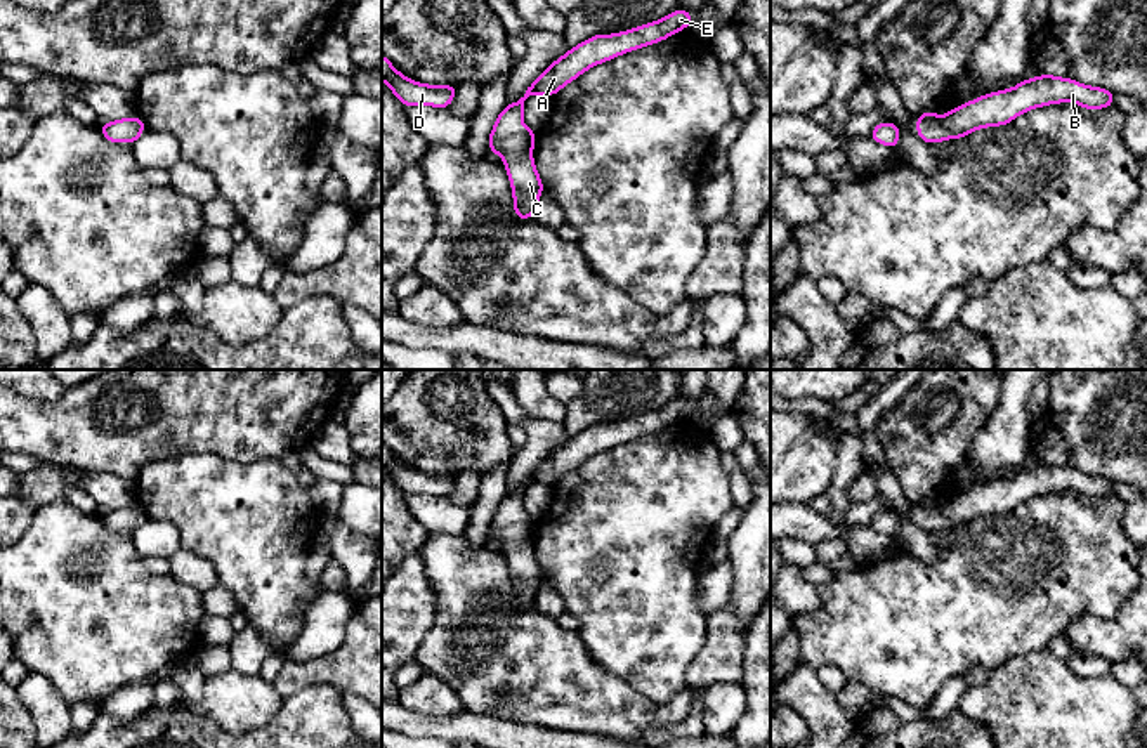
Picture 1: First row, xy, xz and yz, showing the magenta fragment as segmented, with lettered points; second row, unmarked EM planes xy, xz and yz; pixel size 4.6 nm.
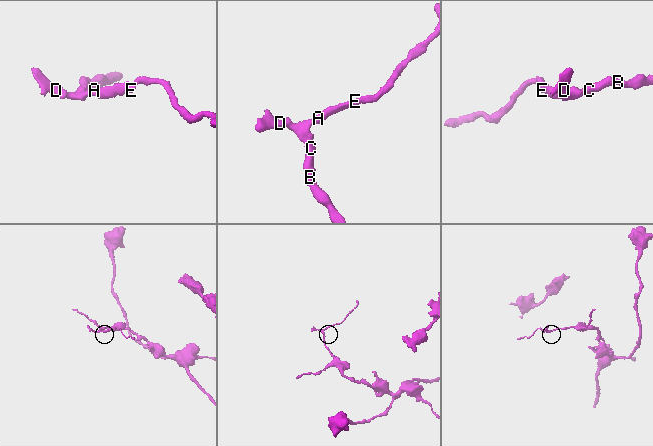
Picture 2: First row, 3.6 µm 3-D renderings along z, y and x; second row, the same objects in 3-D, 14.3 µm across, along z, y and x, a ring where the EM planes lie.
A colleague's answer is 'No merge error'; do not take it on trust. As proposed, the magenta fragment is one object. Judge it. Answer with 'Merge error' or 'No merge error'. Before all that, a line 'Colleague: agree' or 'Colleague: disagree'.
Colleague: agree
No merge error

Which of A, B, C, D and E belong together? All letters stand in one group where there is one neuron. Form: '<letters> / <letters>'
A B C D E

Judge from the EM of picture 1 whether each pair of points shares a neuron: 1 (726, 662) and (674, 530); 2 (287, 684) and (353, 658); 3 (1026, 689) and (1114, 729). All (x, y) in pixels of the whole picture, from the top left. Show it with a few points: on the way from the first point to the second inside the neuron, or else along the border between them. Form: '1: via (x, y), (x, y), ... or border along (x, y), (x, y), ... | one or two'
1: border along (708, 616), (705, 643), (696, 655) | two
2: via (302, 674), (337, 669) | one
3: via (1048, 712), (1066, 729), (1092, 729) | one

